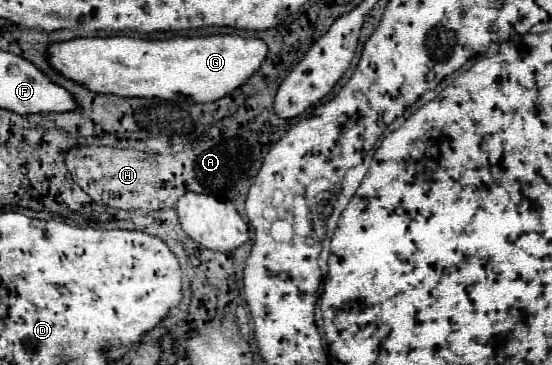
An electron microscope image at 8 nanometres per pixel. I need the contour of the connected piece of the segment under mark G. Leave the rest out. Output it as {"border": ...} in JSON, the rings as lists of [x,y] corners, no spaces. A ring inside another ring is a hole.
{"border":[[[212,34],[212,36],[192,36],[192,38],[180,38],[180,36],[174,36],[174,38],[168,38],[168,40],[148,40],[148,38],[134,38],[134,36],[92,36],[92,38],[74,38],[74,40],[68,40],[68,42],[54,42],[50,48],[48,48],[48,62],[66,78],[70,80],[76,80],[80,84],[84,84],[86,88],[90,88],[92,92],[102,92],[102,94],[118,94],[125,98],[158,98],[162,100],[177,99],[177,95],[192,98],[194,102],[214,102],[214,100],[220,100],[224,96],[228,96],[230,92],[234,92],[242,82],[246,82],[256,70],[258,66],[262,64],[262,60],[266,58],[266,44],[260,40],[260,38],[242,38],[242,36],[236,36],[236,34]]]}

